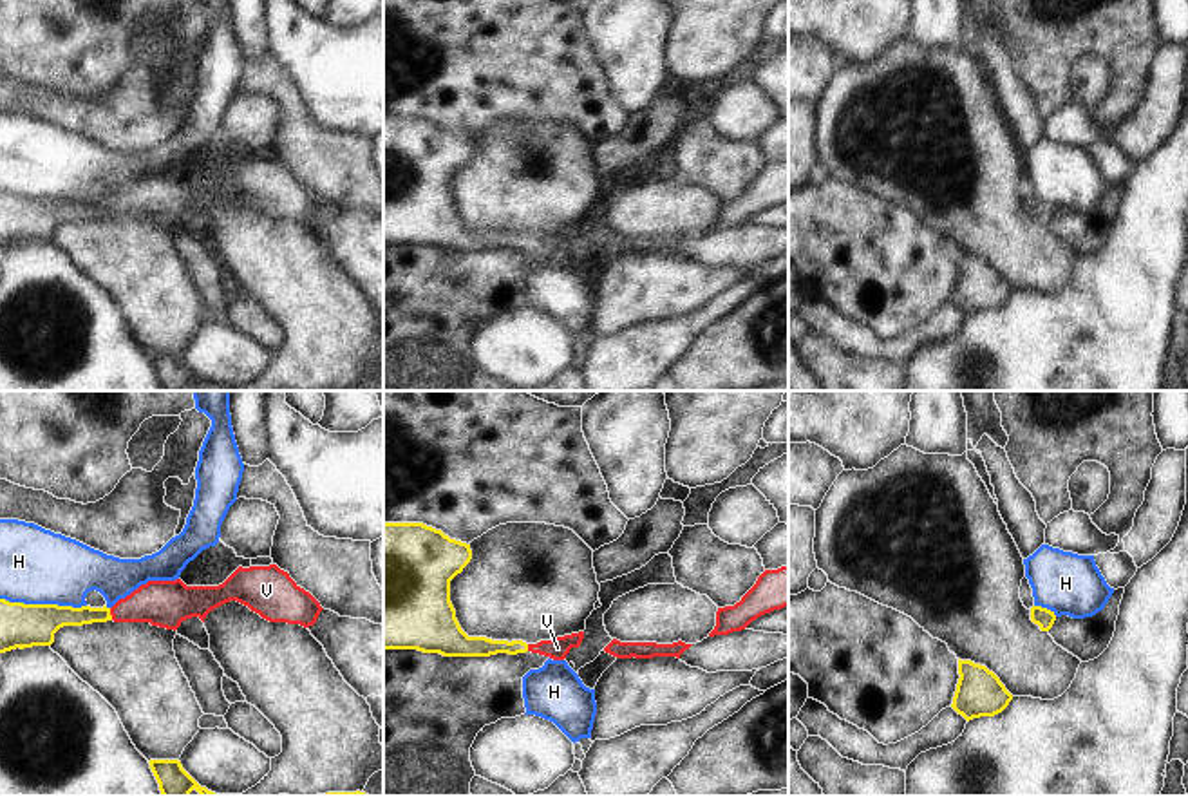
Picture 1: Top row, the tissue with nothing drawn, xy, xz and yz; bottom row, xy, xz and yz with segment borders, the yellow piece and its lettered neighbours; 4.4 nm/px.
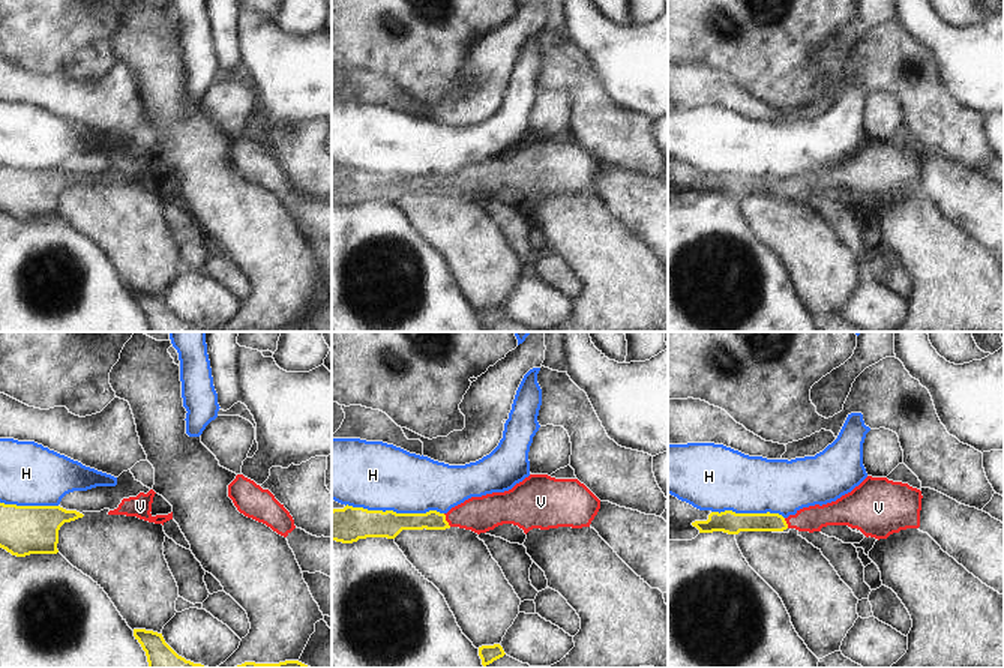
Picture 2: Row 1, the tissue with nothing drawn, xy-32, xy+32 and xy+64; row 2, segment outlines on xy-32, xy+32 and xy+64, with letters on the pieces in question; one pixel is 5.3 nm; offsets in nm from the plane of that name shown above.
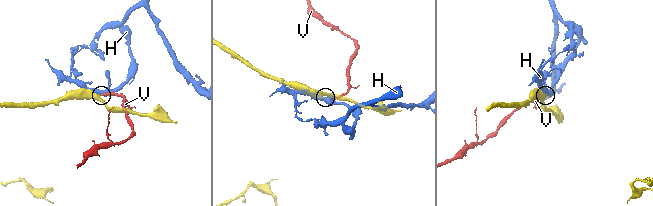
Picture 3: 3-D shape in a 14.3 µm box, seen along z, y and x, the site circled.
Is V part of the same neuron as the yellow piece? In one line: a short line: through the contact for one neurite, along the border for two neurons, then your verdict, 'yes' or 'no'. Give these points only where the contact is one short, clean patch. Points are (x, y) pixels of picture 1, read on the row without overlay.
line xy (53, 212), (109, 208), (161, 198); yes

